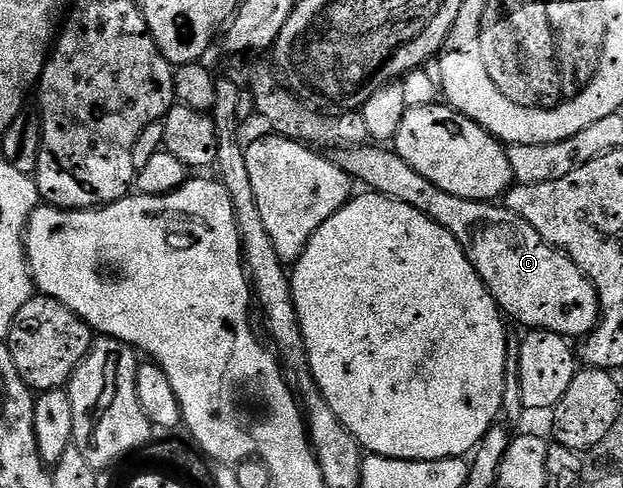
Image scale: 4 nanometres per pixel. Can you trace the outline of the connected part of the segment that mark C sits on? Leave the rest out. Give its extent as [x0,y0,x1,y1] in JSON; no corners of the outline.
[332,147,600,338]

